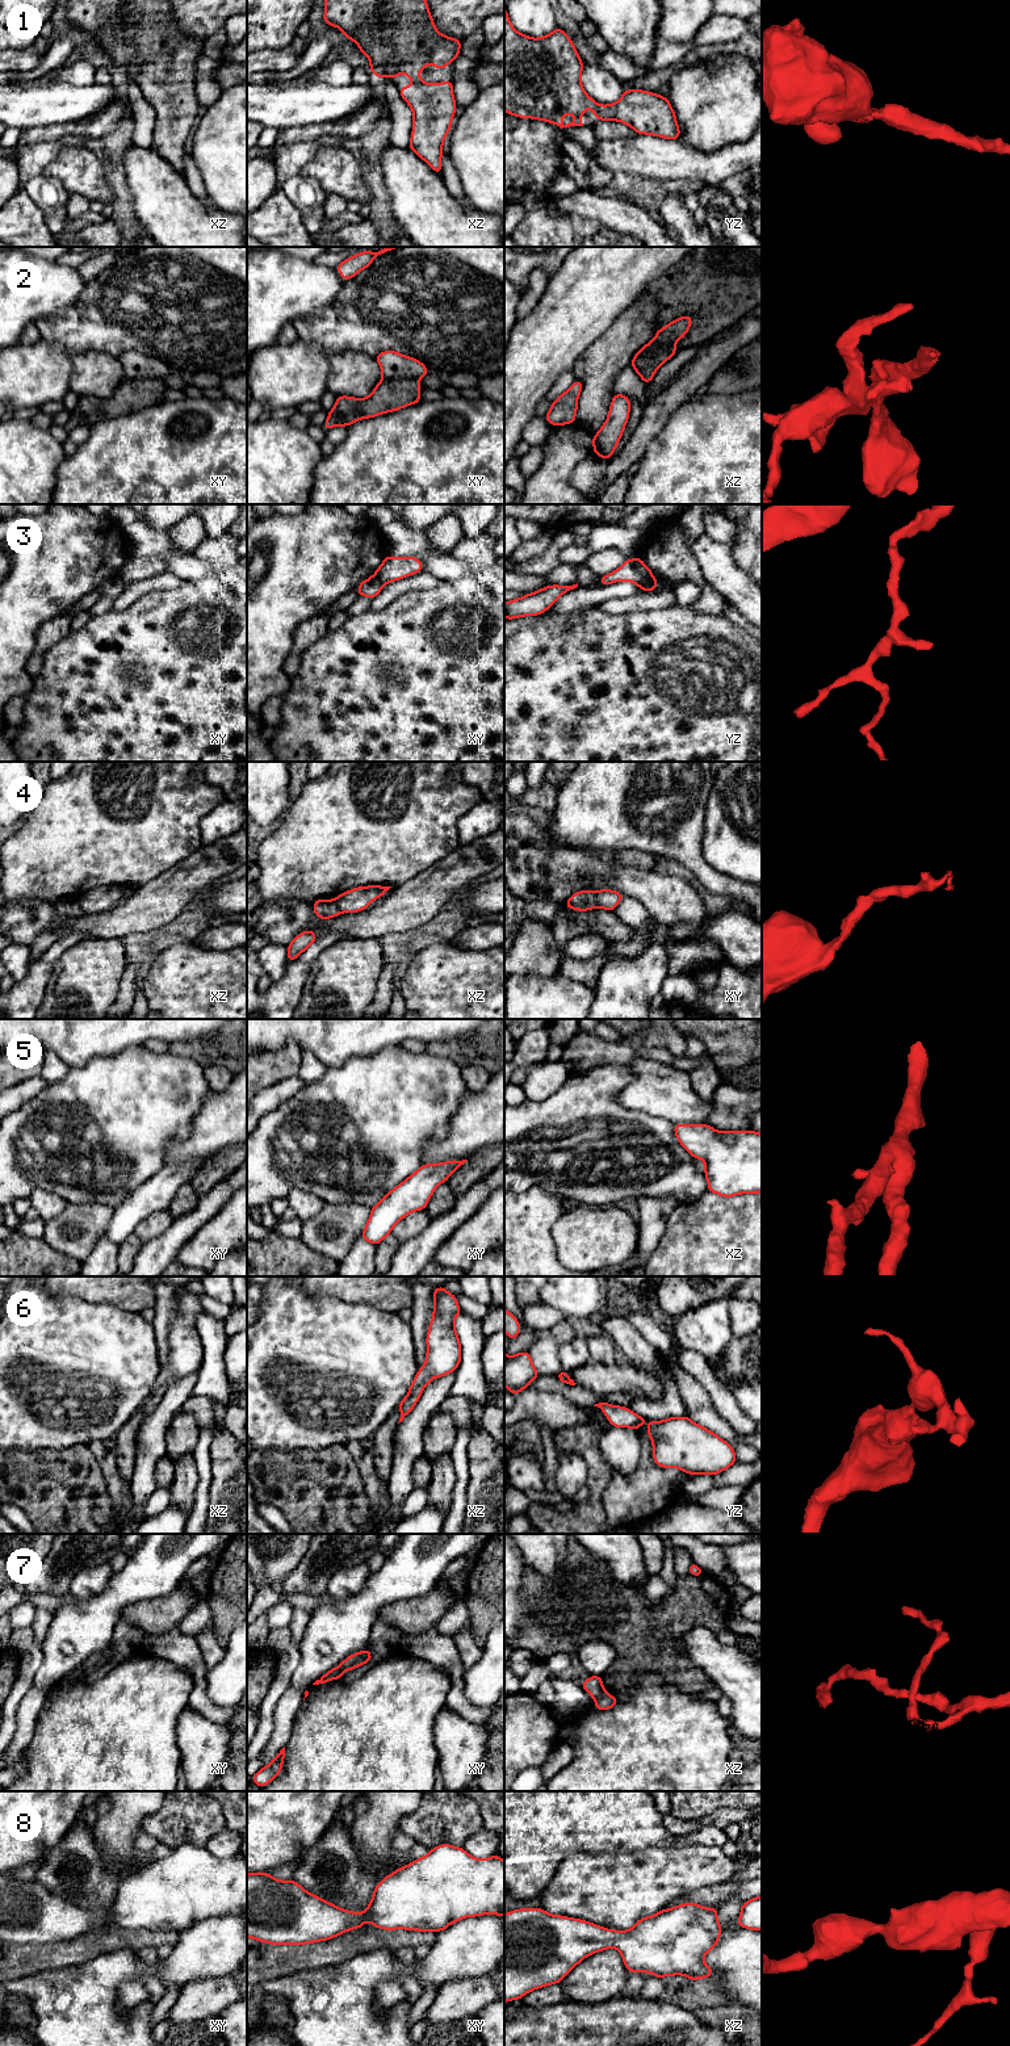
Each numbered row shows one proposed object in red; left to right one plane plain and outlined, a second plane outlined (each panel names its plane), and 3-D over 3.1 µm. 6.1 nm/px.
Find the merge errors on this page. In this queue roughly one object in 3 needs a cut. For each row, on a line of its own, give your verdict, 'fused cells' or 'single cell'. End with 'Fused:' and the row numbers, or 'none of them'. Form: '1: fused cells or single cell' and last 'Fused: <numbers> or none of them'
1: single cell
2: fused cells
3: fused cells
4: single cell
5: single cell
6: single cell
7: fused cells
8: single cell
Fused: 2, 3, 7

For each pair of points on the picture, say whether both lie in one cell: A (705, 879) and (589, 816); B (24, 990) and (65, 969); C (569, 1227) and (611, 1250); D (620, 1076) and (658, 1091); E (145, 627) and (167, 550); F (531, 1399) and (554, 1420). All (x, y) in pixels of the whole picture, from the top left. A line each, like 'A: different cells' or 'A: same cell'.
A: same cell
B: different cells
C: same cell
D: different cells
E: different cells
F: same cell

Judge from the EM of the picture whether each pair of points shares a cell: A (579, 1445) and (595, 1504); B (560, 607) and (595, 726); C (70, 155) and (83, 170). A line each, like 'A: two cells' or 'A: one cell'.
A: one cell
B: two cells
C: one cell

